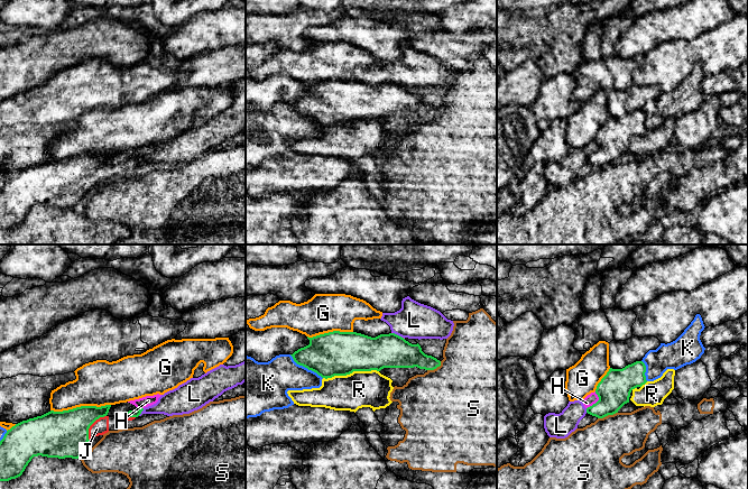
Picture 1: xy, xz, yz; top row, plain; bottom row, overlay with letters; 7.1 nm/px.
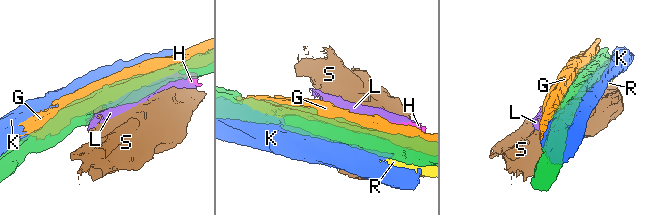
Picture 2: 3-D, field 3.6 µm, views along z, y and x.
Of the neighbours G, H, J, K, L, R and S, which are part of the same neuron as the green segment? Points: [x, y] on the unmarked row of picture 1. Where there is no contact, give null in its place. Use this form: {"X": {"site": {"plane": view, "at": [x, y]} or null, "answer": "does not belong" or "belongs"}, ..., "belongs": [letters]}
{"G": {"site": {"plane": "xy", "at": [81, 155]}, "answer": "does not belong"}, "H": {"site": {"plane": "yz", "at": [597, 150]}, "answer": "does not belong"}, "J": {"site": {"plane": "xy", "at": [91, 173]}, "answer": "does not belong"}, "K": {"site": {"plane": "xz", "at": [305, 116]}, "answer": "does not belong"}, "L": {"site": {"plane": "xz", "at": [398, 84]}, "answer": "does not belong"}, "R": {"site": {"plane": "xz", "at": [350, 121]}, "answer": "does not belong"}, "S": {"site": {"plane": "yz", "at": [607, 164]}, "answer": "does not belong"}, "belongs": []}

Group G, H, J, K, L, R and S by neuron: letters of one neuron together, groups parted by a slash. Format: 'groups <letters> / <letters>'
groups G / H L / J / K / R / S

